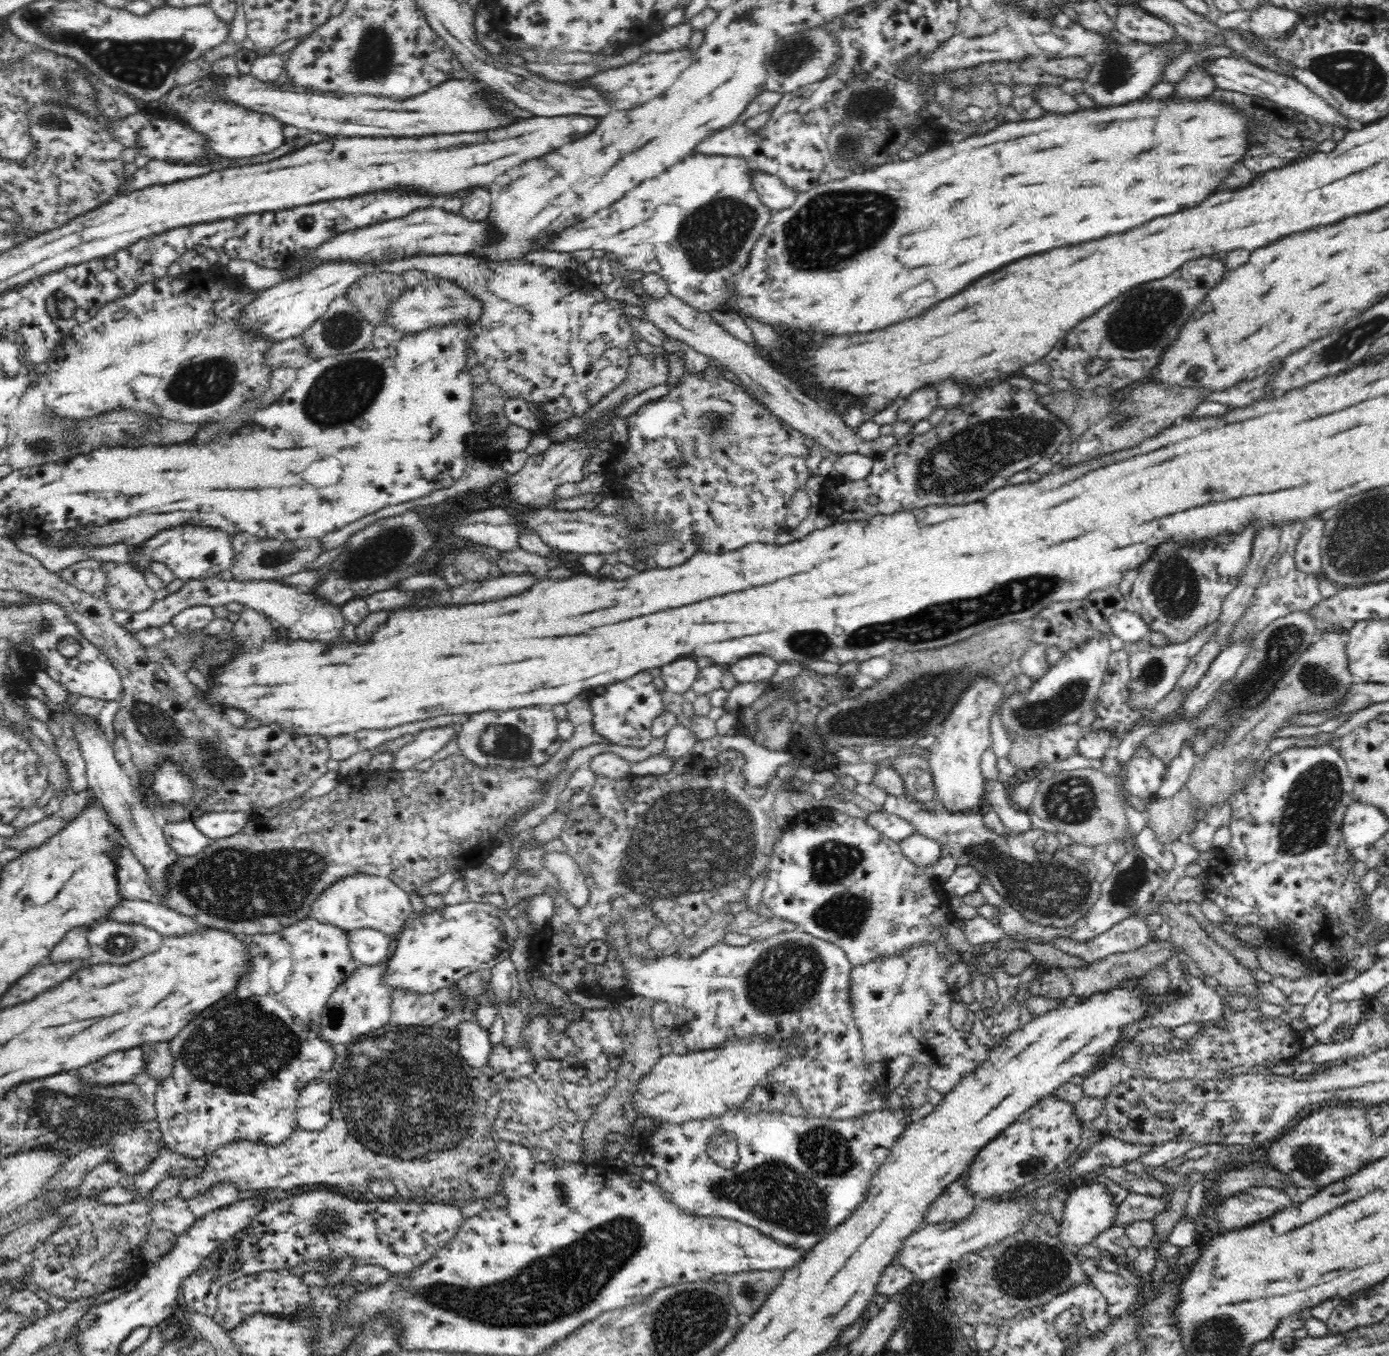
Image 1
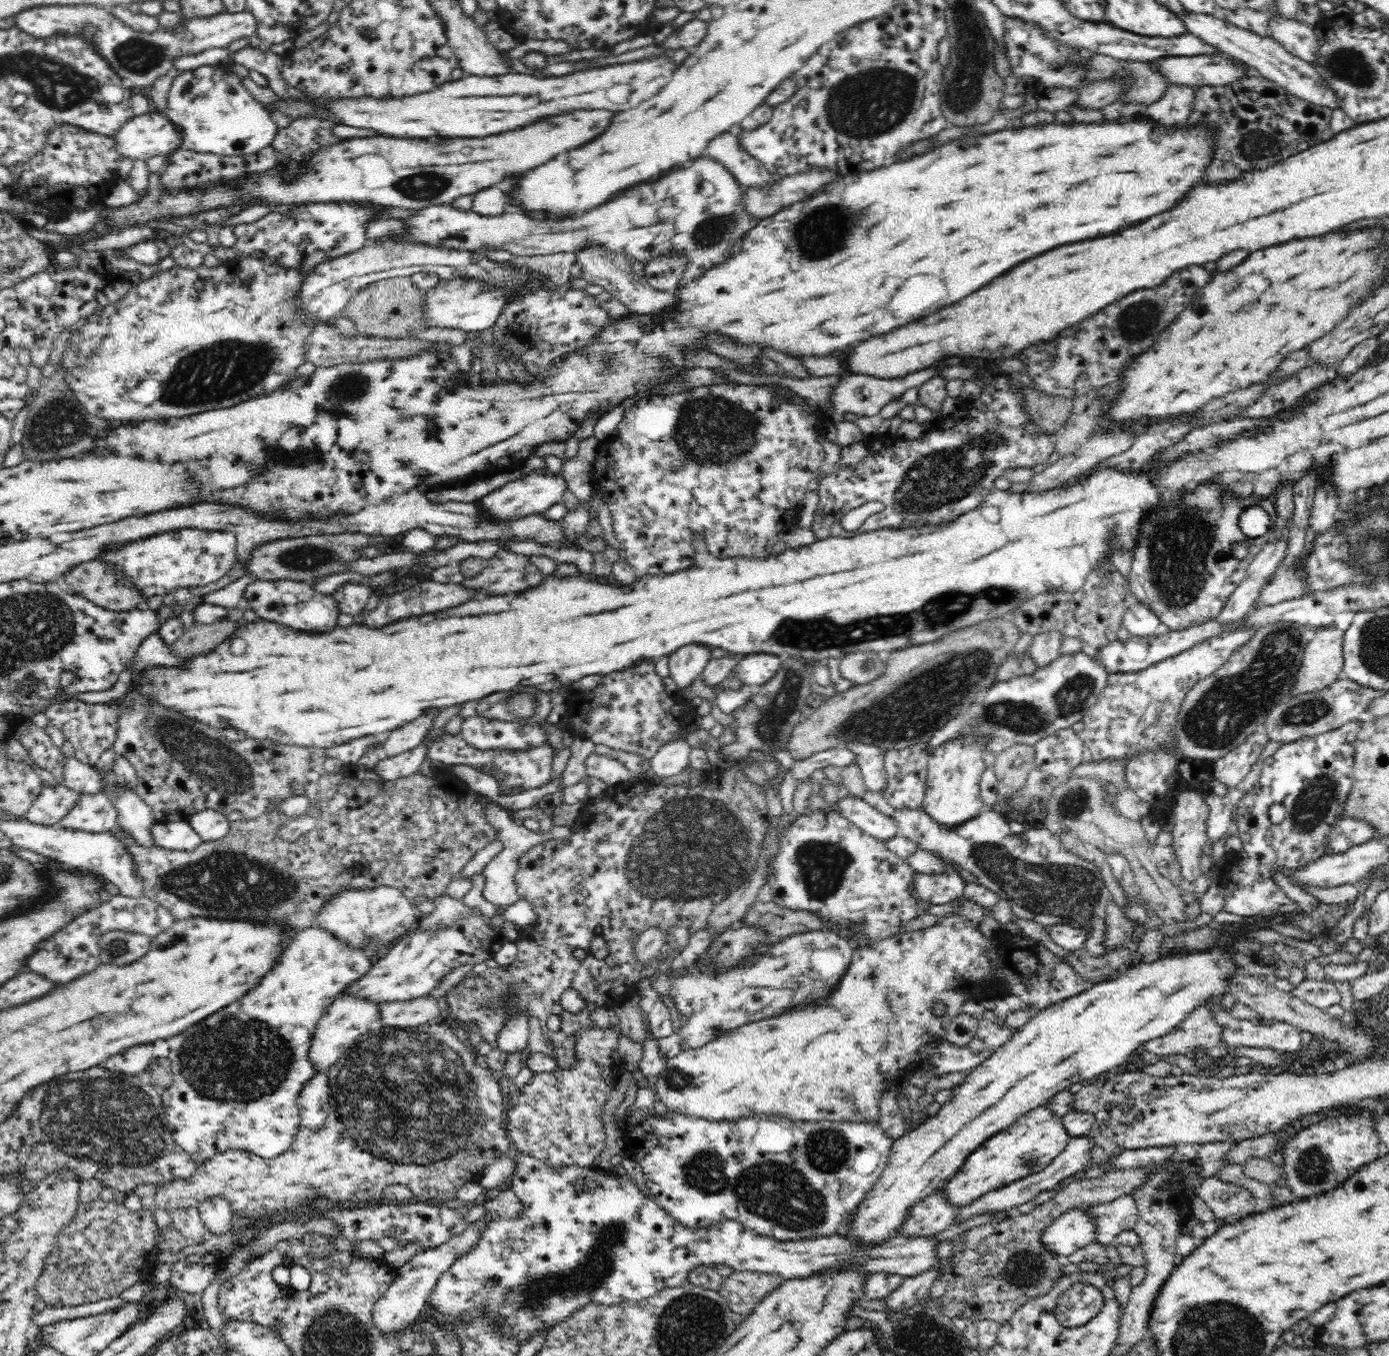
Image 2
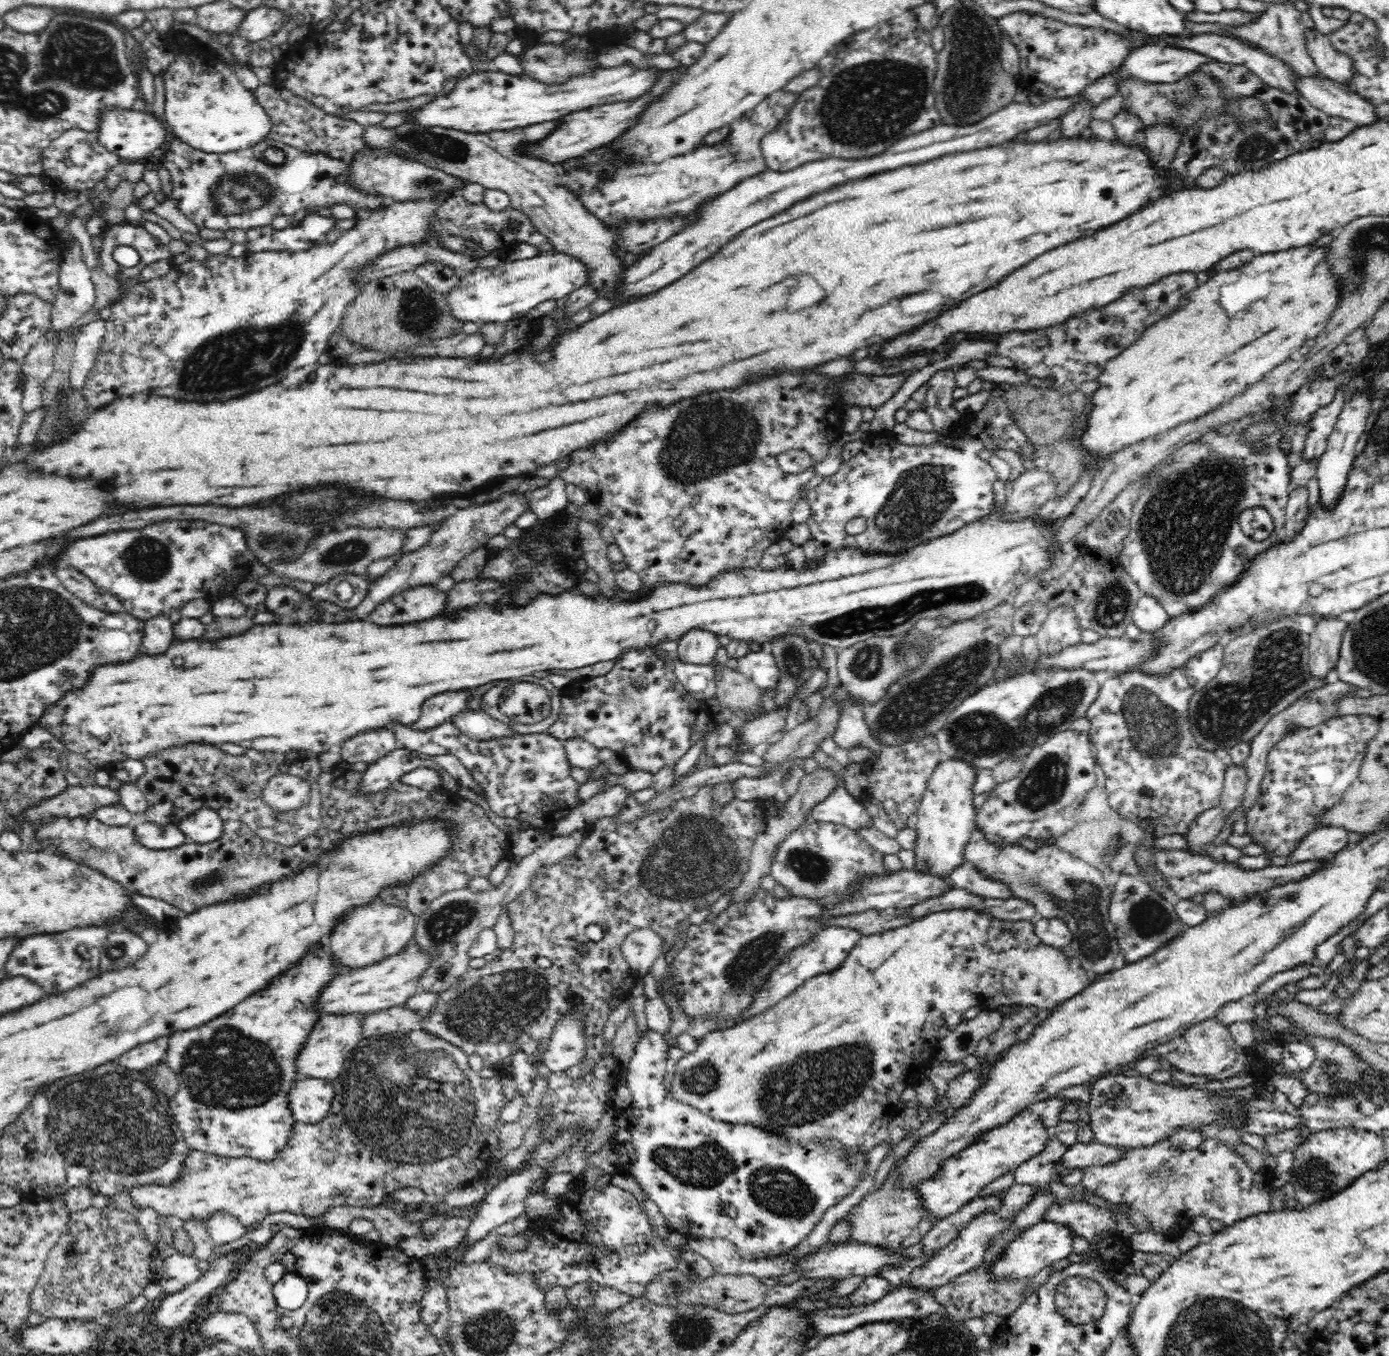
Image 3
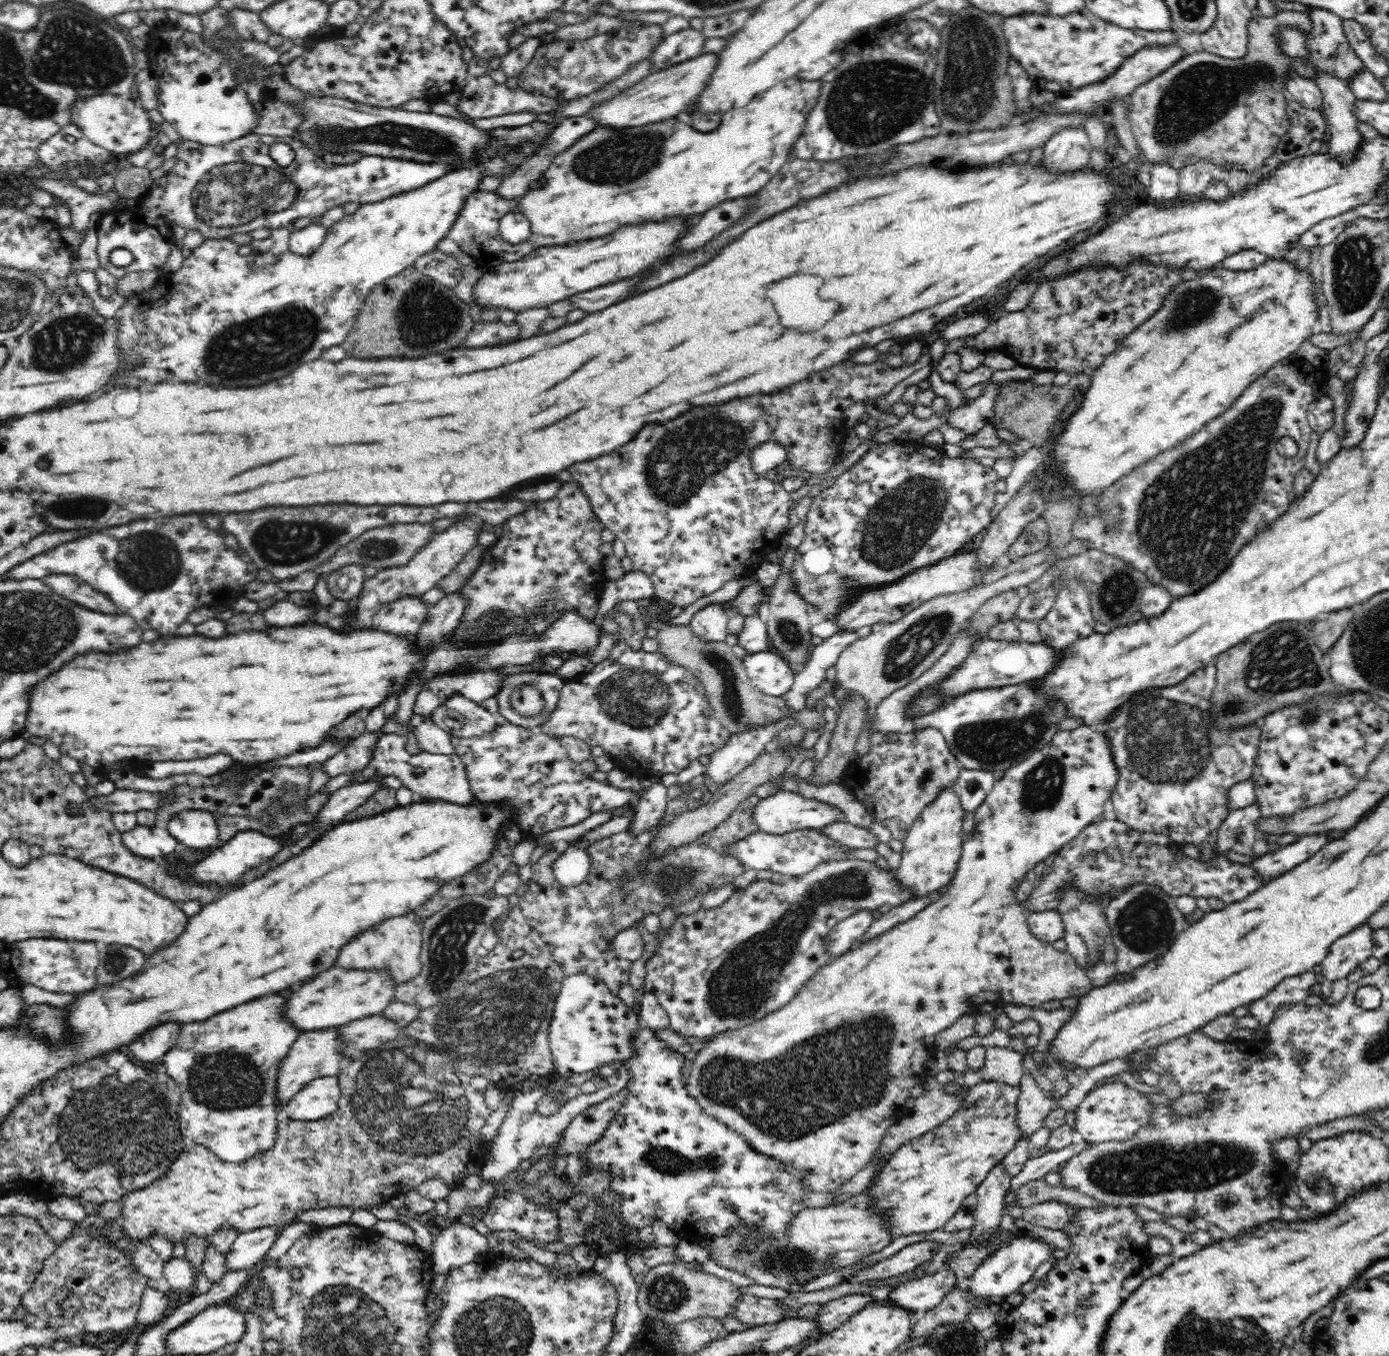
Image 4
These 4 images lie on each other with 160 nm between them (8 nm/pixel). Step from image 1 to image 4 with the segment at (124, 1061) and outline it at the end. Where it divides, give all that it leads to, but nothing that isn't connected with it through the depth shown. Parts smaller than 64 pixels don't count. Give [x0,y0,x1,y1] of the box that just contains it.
[129,1024,178,1064]

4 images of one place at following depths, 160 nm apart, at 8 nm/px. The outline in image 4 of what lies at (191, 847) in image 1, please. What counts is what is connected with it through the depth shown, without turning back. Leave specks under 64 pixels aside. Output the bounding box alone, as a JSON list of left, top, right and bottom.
[122,825,179,858]

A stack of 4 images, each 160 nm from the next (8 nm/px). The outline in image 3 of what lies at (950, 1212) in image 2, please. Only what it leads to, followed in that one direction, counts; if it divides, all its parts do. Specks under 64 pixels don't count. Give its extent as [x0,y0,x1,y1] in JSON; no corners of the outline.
[846,1176,938,1249]

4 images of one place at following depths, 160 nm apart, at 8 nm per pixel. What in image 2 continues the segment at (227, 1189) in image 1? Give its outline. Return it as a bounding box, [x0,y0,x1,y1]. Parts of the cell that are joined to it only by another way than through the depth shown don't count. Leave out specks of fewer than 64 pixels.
[196,1197,235,1234]

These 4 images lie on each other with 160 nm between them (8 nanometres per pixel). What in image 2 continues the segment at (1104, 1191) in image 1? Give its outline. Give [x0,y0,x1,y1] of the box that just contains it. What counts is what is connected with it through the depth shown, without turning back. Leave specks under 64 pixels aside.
[1041,1206,1097,1259]

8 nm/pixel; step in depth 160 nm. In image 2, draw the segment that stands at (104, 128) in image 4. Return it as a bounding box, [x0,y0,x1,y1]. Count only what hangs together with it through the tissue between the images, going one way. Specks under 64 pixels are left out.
[114,112,182,161]

